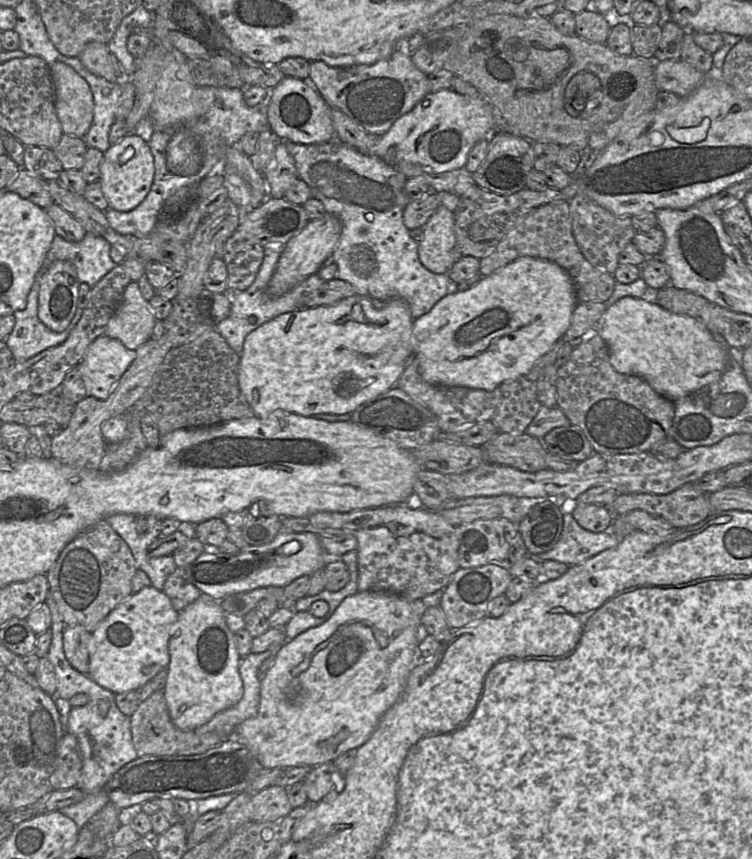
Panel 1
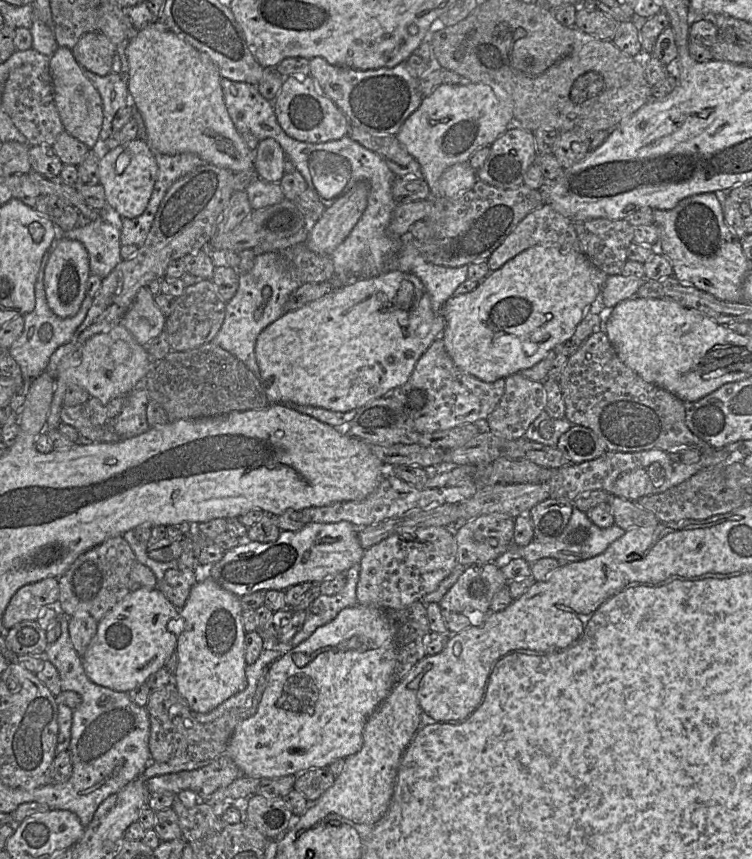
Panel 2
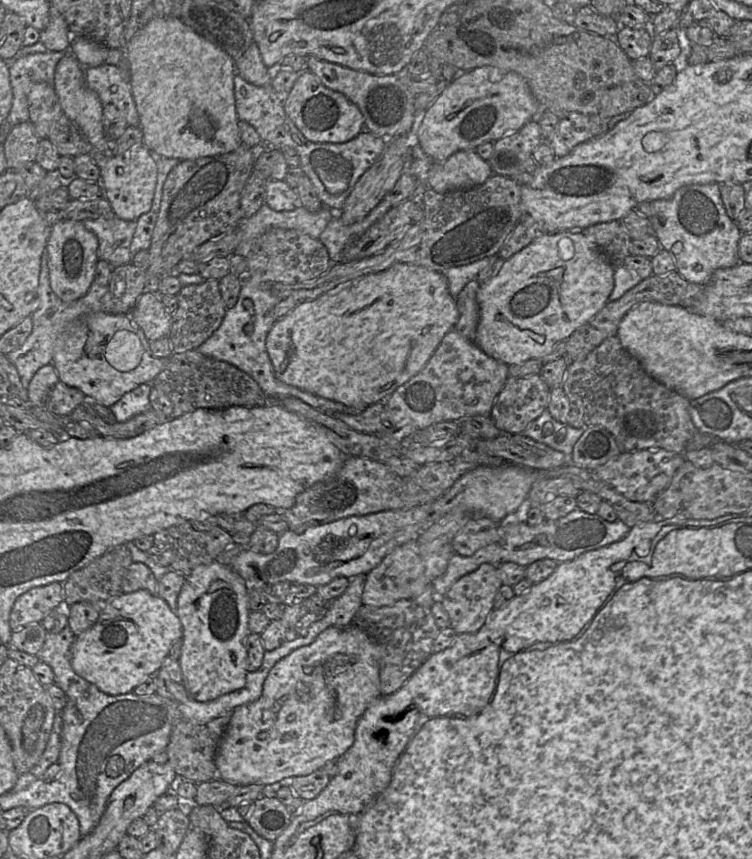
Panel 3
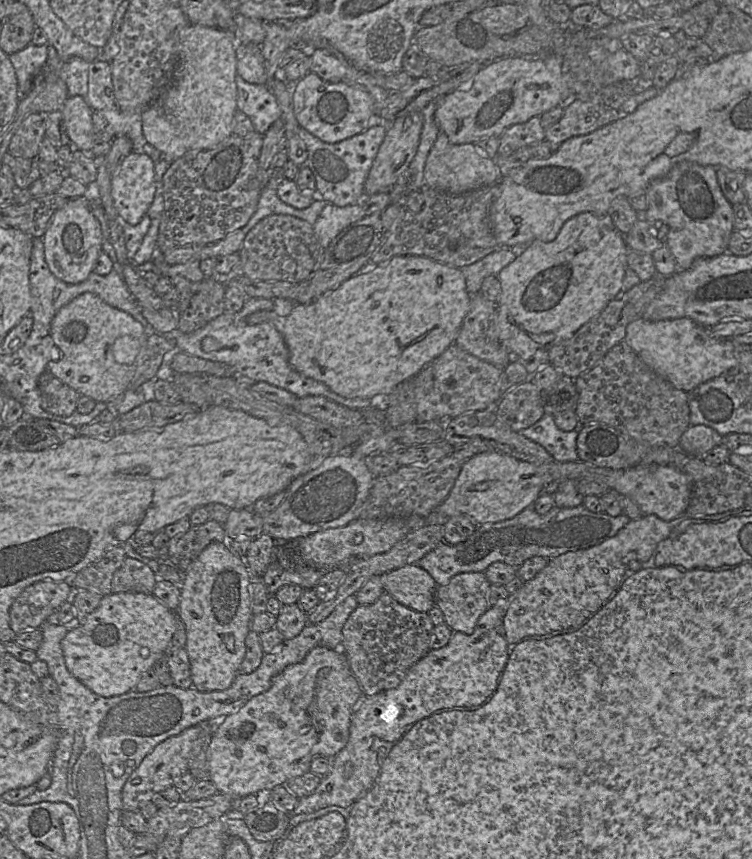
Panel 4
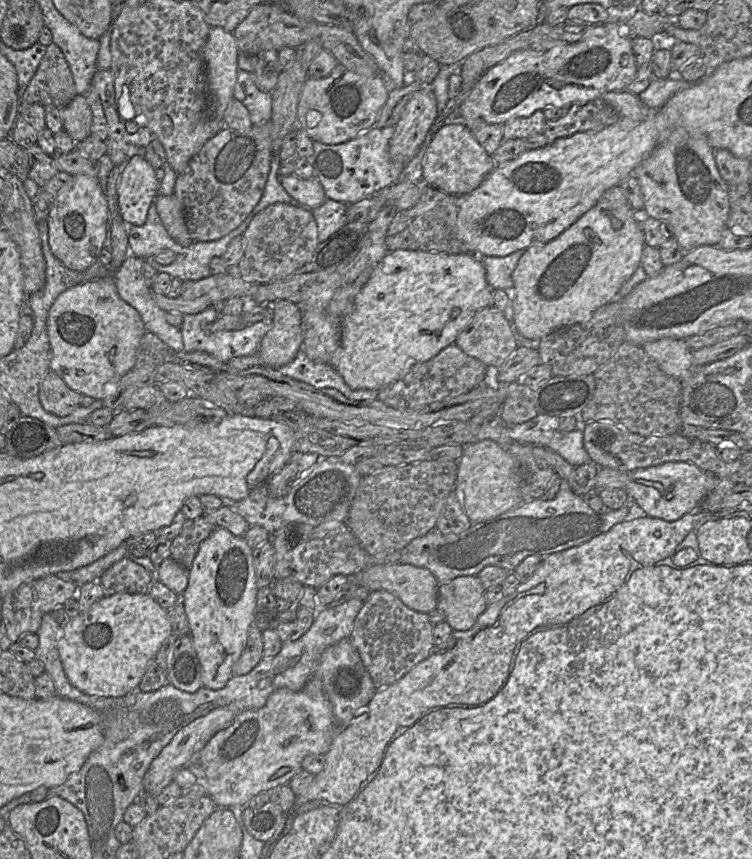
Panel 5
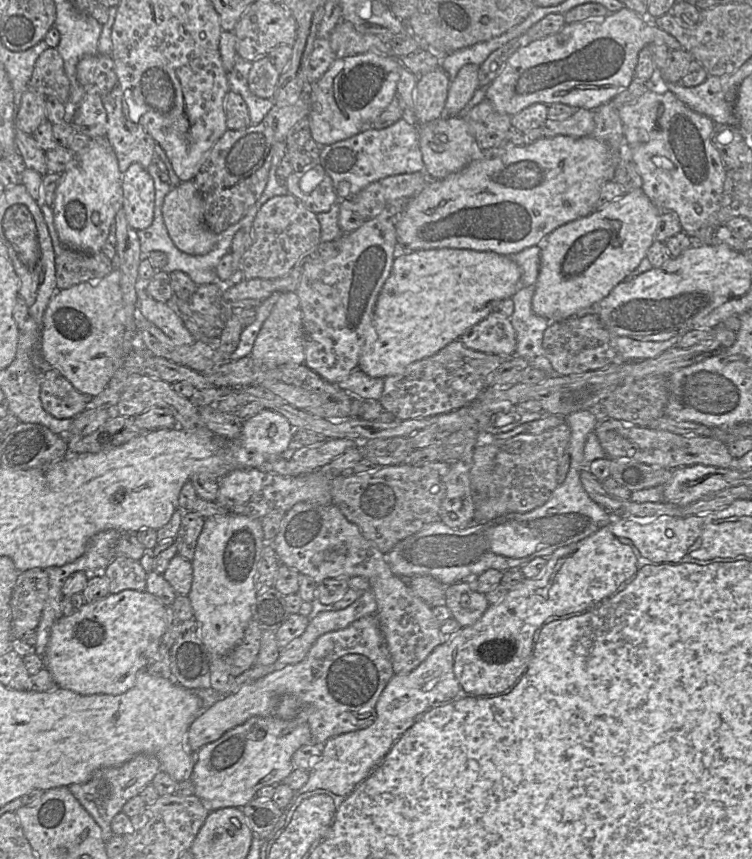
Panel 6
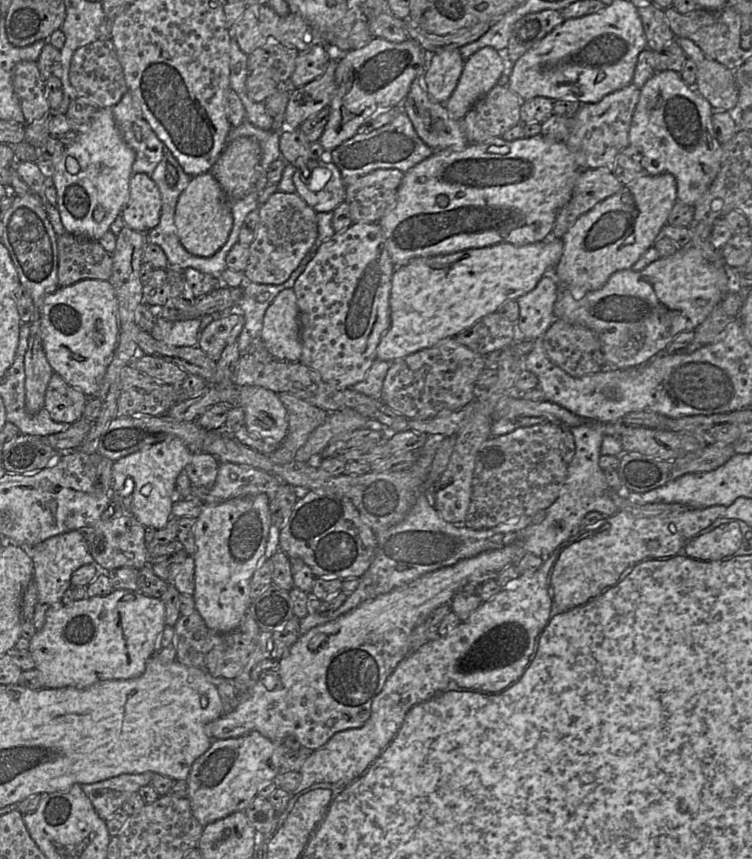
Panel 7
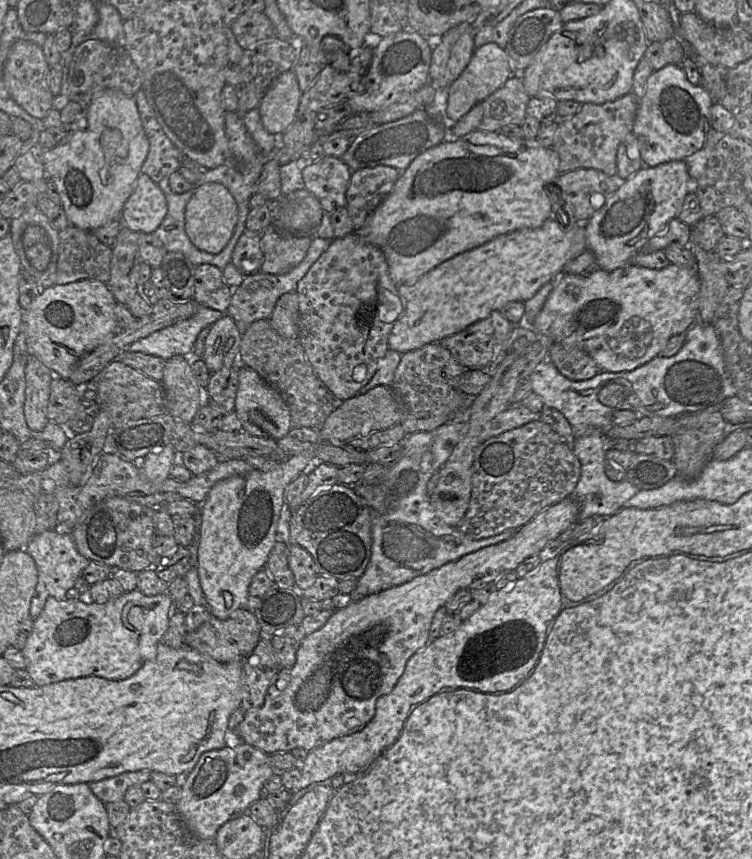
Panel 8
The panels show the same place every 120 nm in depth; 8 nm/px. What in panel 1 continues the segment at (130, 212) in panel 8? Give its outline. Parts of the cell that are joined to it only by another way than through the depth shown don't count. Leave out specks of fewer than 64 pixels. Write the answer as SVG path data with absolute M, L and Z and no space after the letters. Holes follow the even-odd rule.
M129 133L120 141L111 144L104 152L100 164L100 185L109 208L128 212L136 208L149 193L155 174L154 158L149 144L140 136ZM127 147L133 147L135 154L125 164L119 163L119 157Z

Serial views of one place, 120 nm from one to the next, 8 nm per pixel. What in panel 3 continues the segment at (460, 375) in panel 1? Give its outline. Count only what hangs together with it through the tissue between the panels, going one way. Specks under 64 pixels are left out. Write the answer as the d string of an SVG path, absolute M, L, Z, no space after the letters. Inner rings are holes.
M582 230L545 233L504 261L498 274L480 285L477 292L480 320L472 342L507 365L541 359L606 305L614 288L614 271L615 266Z

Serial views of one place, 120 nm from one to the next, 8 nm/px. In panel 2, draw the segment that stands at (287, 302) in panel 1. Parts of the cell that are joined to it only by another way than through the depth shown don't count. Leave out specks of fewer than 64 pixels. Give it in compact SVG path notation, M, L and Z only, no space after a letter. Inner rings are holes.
M265 252L256 256L252 269L239 275L239 284L233 298L226 303L222 326L211 342L228 351L260 379L260 370L255 355L255 343L258 335L272 322L284 314L284 305L290 294L301 283L293 279L284 265L280 252ZM270 287L272 295L264 300L262 290Z

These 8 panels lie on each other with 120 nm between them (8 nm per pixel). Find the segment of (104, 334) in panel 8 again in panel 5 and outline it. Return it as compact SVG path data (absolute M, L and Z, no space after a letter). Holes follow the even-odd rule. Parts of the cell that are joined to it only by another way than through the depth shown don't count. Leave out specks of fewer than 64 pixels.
M121 215L112 219L111 244L112 260L107 266L109 274L63 291L50 307L47 318L47 333L51 347L50 370L58 374L70 389L101 401L109 388L135 365L140 341L146 332L140 314L119 296L115 283L115 272L126 257L134 256L129 251L125 221Z

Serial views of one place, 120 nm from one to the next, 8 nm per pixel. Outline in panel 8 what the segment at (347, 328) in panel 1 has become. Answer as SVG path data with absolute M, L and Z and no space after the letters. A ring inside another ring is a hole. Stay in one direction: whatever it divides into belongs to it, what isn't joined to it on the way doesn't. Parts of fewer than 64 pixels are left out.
M552 214L538 228L524 228L499 235L481 246L444 261L419 277L412 285L398 285L403 311L391 330L388 349L404 354L424 345L439 342L486 318L492 311L500 310L510 302L525 302L531 299L544 284L561 275L568 261L587 250L584 223L575 224L572 229L564 230L561 227L563 221L563 216L559 215L555 220Z

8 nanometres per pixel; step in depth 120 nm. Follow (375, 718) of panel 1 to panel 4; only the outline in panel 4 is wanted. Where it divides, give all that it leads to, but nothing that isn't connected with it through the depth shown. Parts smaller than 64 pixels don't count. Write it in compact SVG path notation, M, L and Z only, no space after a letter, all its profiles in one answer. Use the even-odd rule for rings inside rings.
M324 646L313 648L303 661L287 666L276 675L268 691L254 696L236 713L218 721L207 750L210 780L219 793L235 801L271 791L275 786L310 771L314 758L334 757L346 746L353 712L362 699L363 691L343 650Z

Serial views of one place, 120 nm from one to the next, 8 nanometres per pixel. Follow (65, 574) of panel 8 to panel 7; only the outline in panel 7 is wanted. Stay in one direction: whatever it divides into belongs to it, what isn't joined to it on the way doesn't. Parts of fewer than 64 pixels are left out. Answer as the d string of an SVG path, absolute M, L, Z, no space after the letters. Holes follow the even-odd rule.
M70 531L52 536L32 548L24 548L34 563L33 581L37 586L37 603L32 619L36 631L45 623L46 611L54 605L62 603L64 593L71 587L71 576L78 568L95 561L90 554L84 531Z

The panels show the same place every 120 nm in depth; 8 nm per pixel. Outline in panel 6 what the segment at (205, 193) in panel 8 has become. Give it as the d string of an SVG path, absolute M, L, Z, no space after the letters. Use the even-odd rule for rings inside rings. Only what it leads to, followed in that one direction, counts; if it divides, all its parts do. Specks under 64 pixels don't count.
M193 180L181 182L165 196L162 215L169 236L180 251L190 255L204 255L216 245L219 234L210 230L204 221L202 197Z

